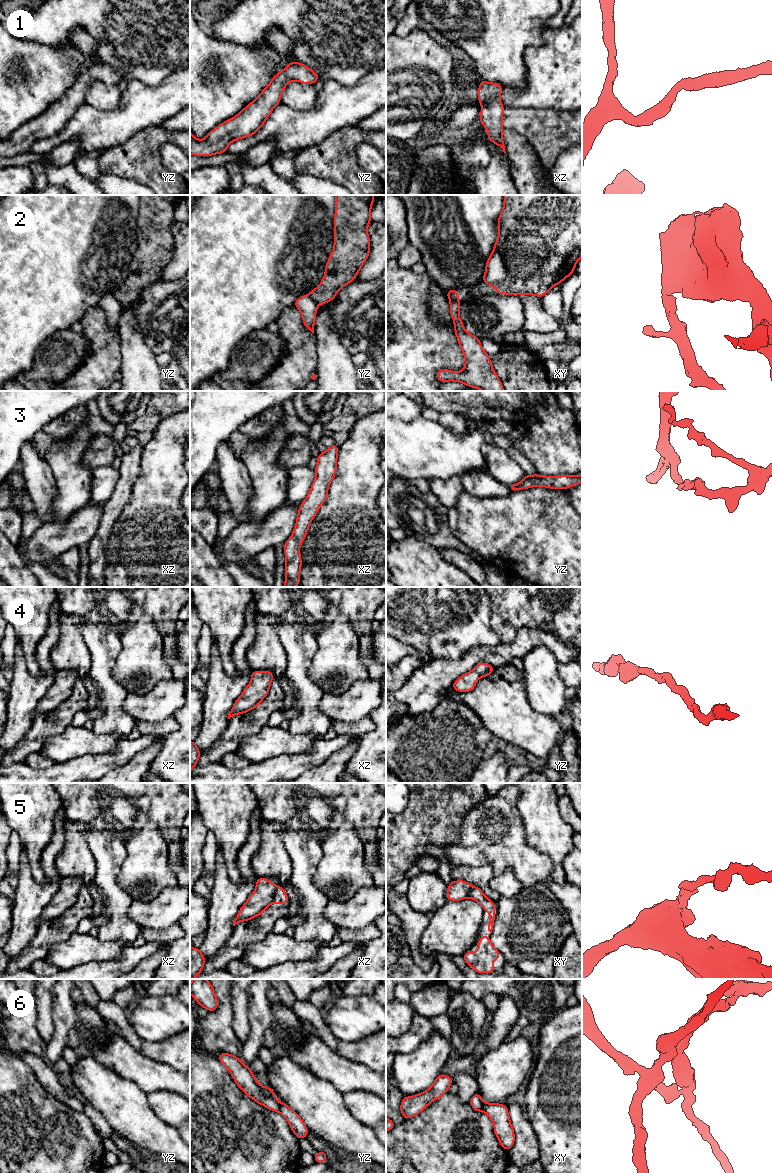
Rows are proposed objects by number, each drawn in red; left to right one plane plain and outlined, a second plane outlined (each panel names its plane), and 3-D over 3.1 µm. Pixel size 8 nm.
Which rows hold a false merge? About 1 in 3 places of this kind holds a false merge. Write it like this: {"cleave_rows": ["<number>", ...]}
{"cleave_rows": ["2", "5", "6"]}

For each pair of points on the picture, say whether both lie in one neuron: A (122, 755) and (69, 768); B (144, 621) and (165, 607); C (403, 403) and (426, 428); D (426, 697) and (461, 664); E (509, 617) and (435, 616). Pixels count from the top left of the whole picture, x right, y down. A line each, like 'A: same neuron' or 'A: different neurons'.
A: same neuron
B: different neurons
C: different neurons
D: same neuron
E: different neurons

